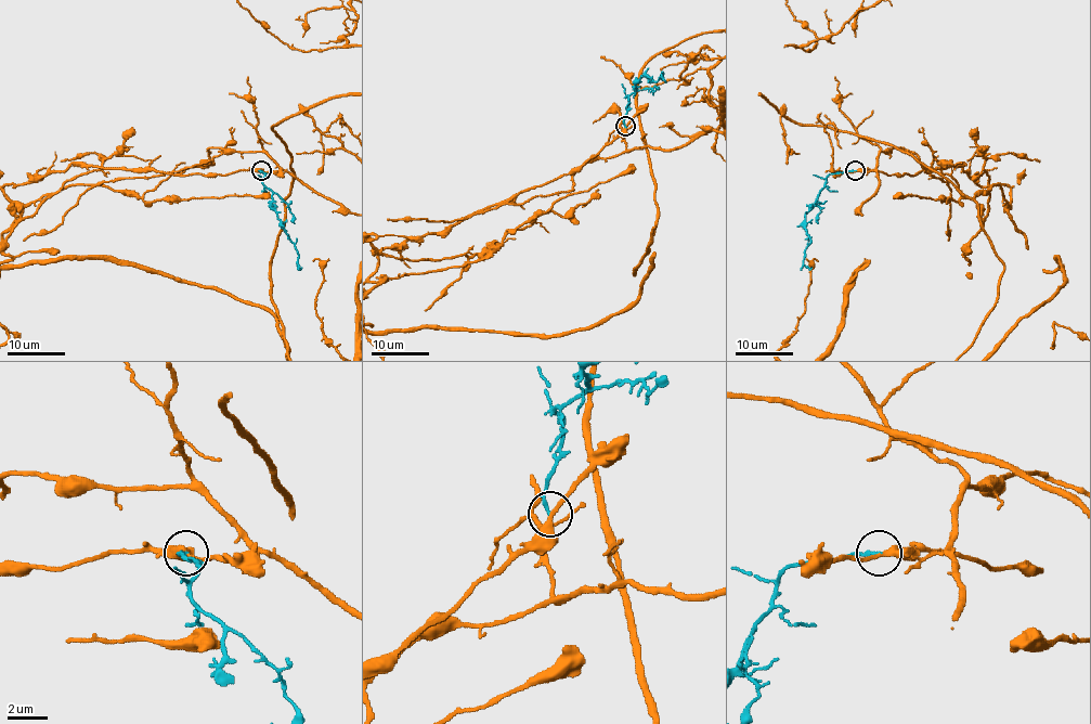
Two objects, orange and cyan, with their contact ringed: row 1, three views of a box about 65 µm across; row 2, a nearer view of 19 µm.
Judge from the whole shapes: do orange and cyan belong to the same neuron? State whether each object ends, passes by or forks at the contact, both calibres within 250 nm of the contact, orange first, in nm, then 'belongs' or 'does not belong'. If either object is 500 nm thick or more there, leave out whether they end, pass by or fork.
orange passes by; cyan ends there; 300 nm thick on the orange side, 160 nm on the other; does not belong

